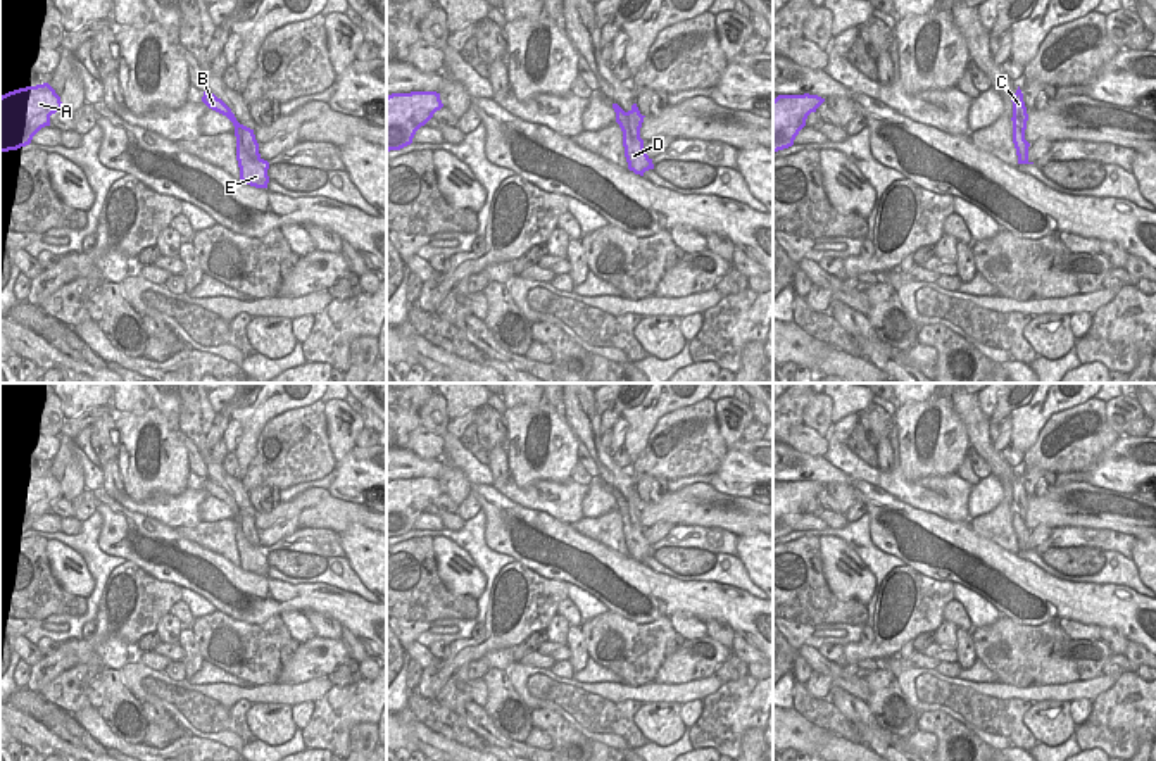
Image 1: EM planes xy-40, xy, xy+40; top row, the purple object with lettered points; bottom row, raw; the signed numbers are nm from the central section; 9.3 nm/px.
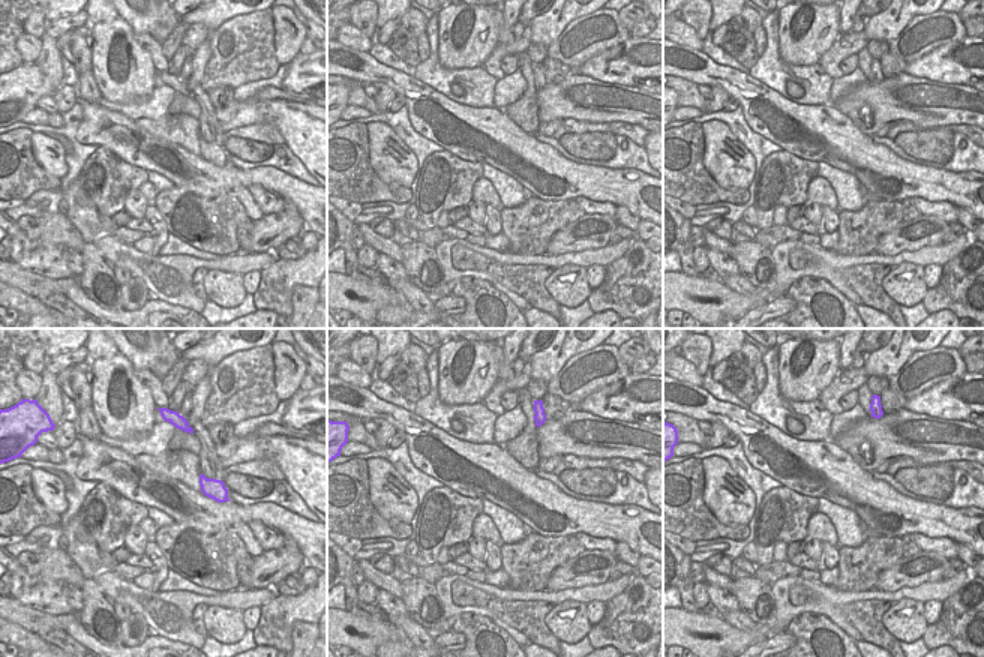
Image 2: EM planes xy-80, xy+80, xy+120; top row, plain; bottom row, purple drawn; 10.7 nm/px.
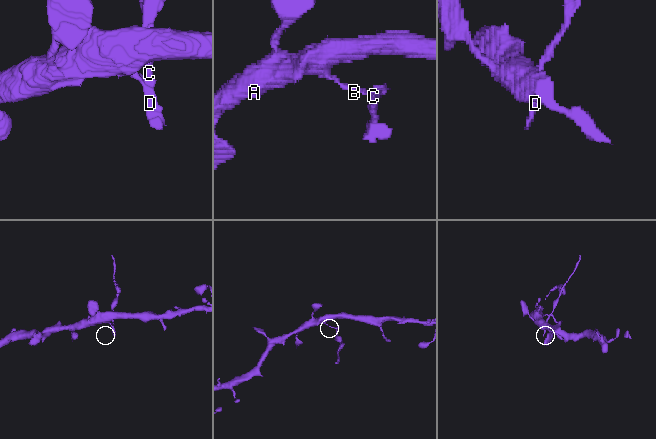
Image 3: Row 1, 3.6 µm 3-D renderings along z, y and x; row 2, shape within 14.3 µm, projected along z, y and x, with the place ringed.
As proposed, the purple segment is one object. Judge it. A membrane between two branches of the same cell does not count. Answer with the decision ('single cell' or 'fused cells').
fused cells

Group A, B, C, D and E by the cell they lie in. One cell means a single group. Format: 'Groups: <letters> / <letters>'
Groups: A B / C D E.

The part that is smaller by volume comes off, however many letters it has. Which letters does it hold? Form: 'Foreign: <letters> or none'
Foreign: C, D, E

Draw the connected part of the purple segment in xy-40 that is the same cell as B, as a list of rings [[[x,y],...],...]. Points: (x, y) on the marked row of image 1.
[[[204,91],[202,102],[204,102],[209,109],[212,109],[212,110],[226,116],[226,117],[233,123],[235,129],[242,128],[242,124],[236,121],[236,117],[235,117],[235,114],[231,112],[231,109],[229,109],[221,98],[217,98],[214,93]]]

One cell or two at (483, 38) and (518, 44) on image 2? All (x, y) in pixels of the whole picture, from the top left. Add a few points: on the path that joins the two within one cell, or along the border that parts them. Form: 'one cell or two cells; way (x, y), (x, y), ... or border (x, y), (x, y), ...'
two cells; border (498, 44), (482, 65)

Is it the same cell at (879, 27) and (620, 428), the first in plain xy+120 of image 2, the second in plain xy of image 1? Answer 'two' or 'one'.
two

